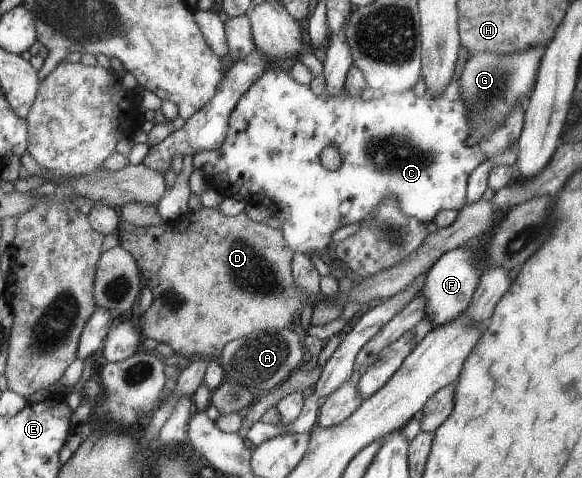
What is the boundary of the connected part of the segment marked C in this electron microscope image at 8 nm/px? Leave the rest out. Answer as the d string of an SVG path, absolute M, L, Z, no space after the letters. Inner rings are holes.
M461 44L459 48L459 58L455 62L455 72L451 76L451 82L445 86L445 90L439 94L439 97L435 96L429 88L426 88L423 92L423 96L418 96L417 93L413 93L413 90L405 90L405 92L399 92L398 94L392 94L387 92L379 98L371 98L370 100L363 100L360 96L350 96L348 93L339 94L339 96L333 96L329 90L326 90L321 94L321 96L315 96L310 86L304 86L299 84L293 79L290 72L287 70L282 70L281 67L275 66L267 72L263 72L256 82L251 84L251 88L241 96L237 106L233 109L230 115L230 122L228 128L228 136L225 138L224 144L221 144L217 150L202 151L197 153L193 157L193 167L194 169L202 170L211 186L219 190L224 197L231 197L237 194L237 197L243 198L246 204L256 205L256 206L266 206L270 210L271 216L278 218L283 226L282 233L283 238L286 240L287 246L293 250L294 254L306 254L310 257L318 255L321 250L327 248L332 242L332 234L347 225L355 224L365 220L367 216L371 216L371 212L375 208L379 208L379 204L385 200L385 196L389 198L395 198L399 202L399 208L403 214L417 218L418 220L423 220L425 223L433 221L433 218L441 212L441 210L455 210L457 213L462 211L466 207L466 189L469 187L469 180L471 172L495 154L507 150L507 146L511 144L516 144L519 136L522 135L522 130L525 127L526 122L526 110L527 104L525 100L519 100L515 104L515 108L503 118L503 123L499 122L499 126L495 126L493 132L485 134L479 142L470 145L467 138L473 134L473 122L471 122L471 108L467 106L467 100L463 100L463 92L461 92L461 72L465 68L465 62L475 56L475 52L468 50ZM329 144L335 144L339 148L342 154L342 165L338 170L329 171L319 160L321 155L321 150Z

